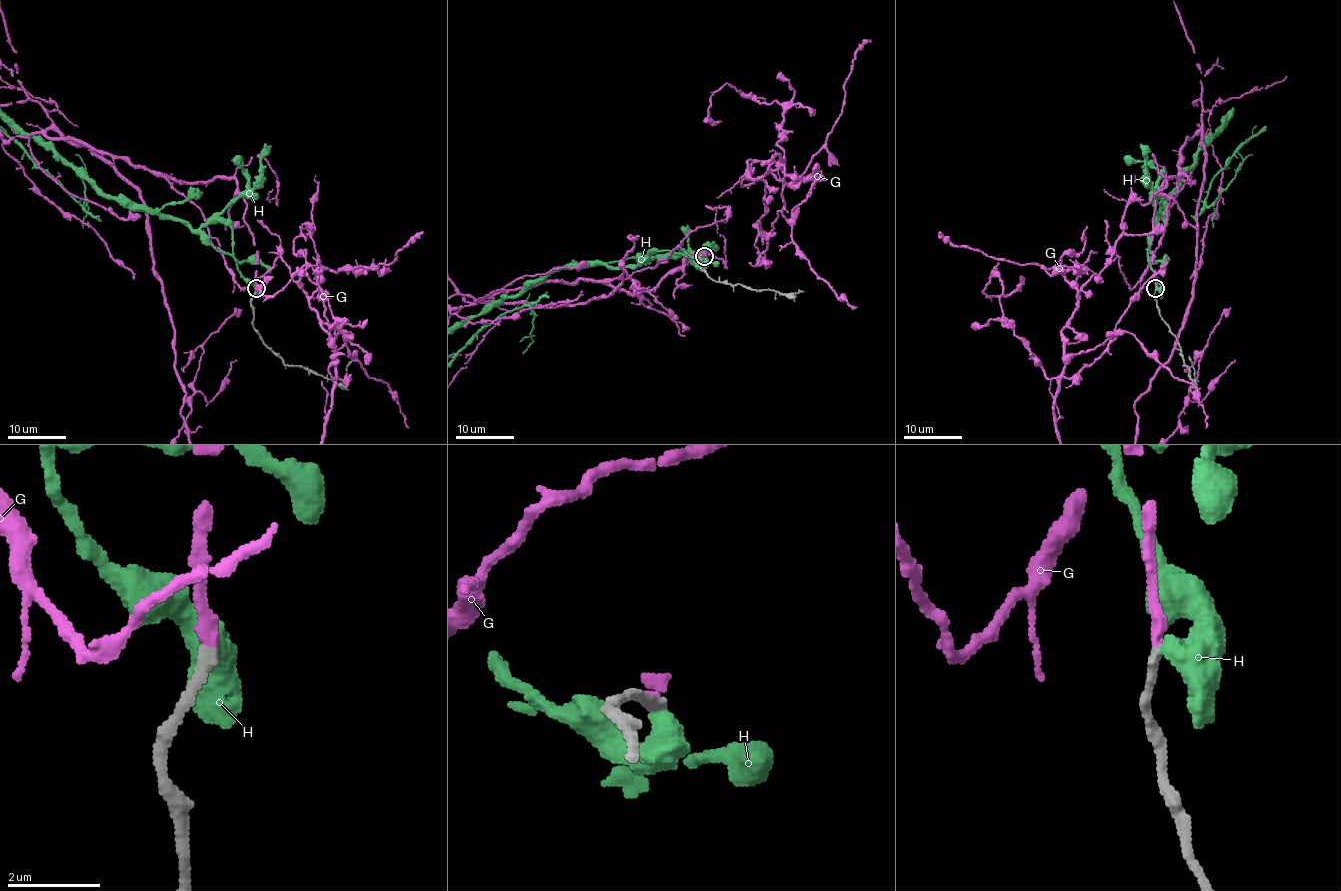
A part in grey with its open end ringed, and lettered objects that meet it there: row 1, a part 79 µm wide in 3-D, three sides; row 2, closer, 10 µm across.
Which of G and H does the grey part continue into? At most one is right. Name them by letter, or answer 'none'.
G

